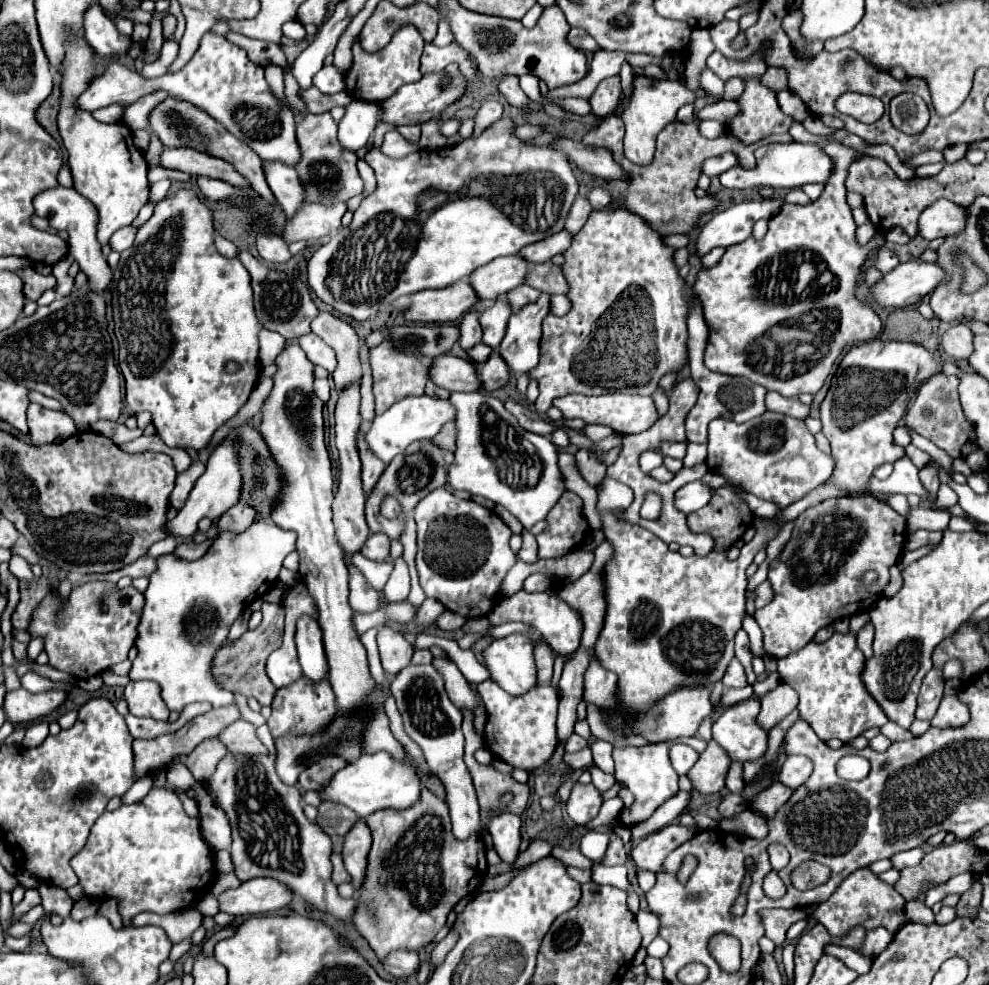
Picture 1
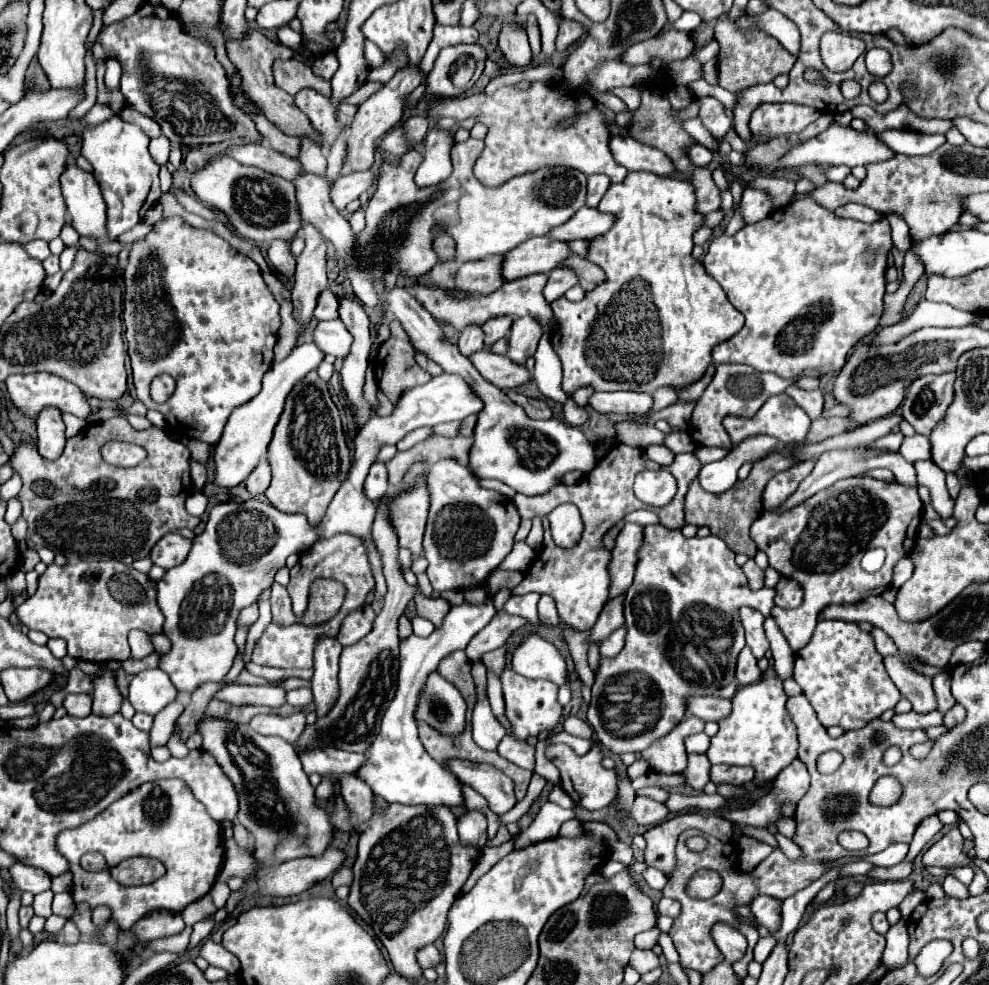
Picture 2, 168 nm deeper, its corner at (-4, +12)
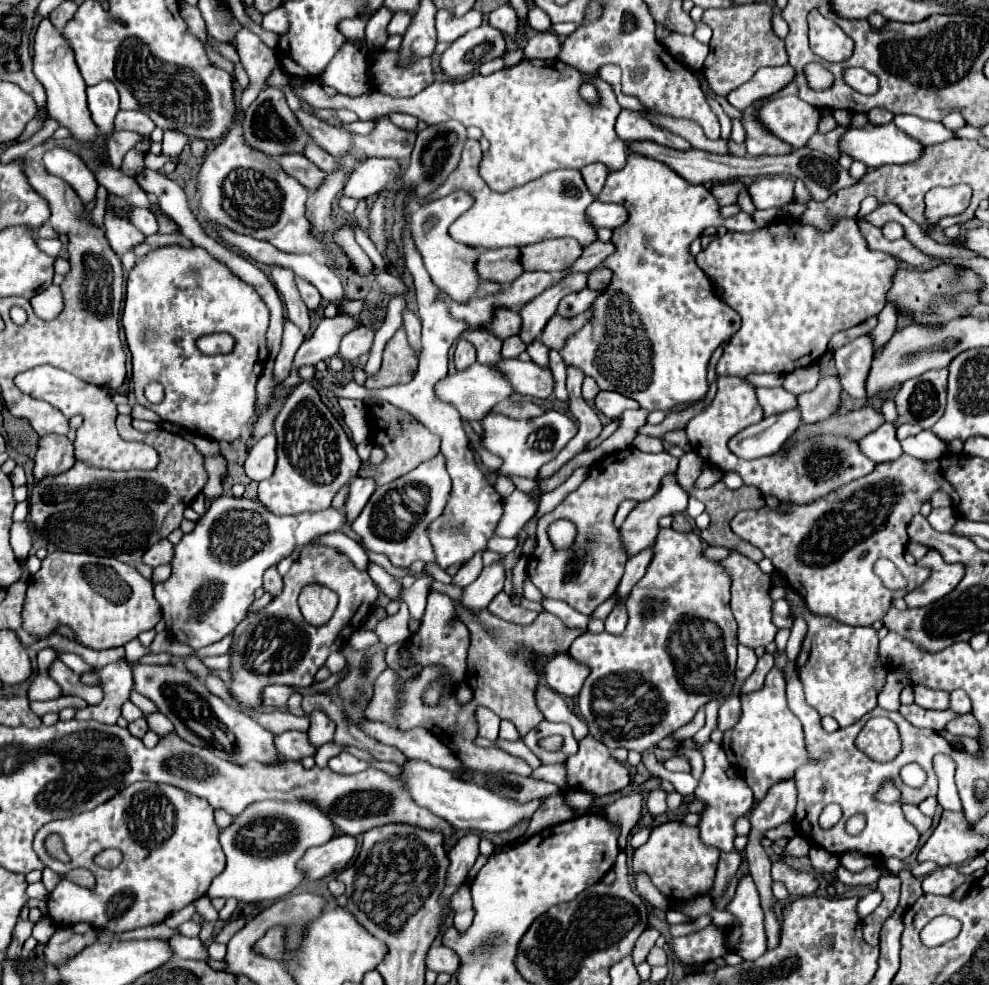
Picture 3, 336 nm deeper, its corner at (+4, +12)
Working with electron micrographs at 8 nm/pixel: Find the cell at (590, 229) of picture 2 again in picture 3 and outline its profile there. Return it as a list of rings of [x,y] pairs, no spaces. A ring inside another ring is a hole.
[[[595,201],[589,205],[589,211],[587,211],[589,219],[593,225],[597,227],[621,227],[625,221],[627,221],[627,213],[625,213],[625,207],[623,205],[617,205],[617,203],[601,203],[601,201]]]

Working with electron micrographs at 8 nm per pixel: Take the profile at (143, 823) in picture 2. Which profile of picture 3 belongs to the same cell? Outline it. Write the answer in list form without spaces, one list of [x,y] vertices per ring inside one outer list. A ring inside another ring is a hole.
[[[133,783],[93,811],[49,821],[37,831],[33,849],[45,867],[61,875],[61,883],[49,893],[49,917],[61,927],[89,923],[95,929],[109,929],[111,933],[165,921],[169,913],[203,897],[213,877],[225,869],[219,827],[213,821],[211,805],[173,785],[159,783]],[[49,833],[63,837],[65,851],[71,857],[69,863],[49,857],[43,847]],[[111,847],[123,851],[121,865],[117,869],[97,867],[93,863],[95,853]],[[75,867],[85,867],[95,875],[97,885],[93,891],[63,877]]]

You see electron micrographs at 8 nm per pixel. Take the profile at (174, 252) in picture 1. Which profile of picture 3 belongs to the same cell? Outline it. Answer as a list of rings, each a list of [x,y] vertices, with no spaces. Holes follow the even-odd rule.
[[[161,247],[157,251],[151,251],[147,257],[143,257],[129,273],[127,277],[127,293],[125,293],[125,305],[123,305],[123,327],[125,327],[125,337],[127,337],[127,345],[129,345],[129,351],[131,351],[131,363],[133,363],[133,387],[135,387],[135,397],[137,397],[137,403],[155,411],[163,421],[169,421],[169,423],[177,423],[181,425],[187,433],[191,435],[201,435],[201,437],[211,437],[211,439],[217,439],[217,441],[235,441],[241,437],[243,429],[249,425],[251,417],[253,417],[253,411],[255,411],[255,399],[257,399],[257,393],[255,393],[255,385],[257,385],[257,379],[261,377],[263,369],[265,369],[265,363],[267,363],[267,347],[265,347],[265,331],[269,327],[269,311],[263,303],[263,299],[259,297],[259,293],[247,285],[245,281],[241,281],[239,277],[235,277],[233,273],[229,273],[229,269],[219,263],[217,259],[213,259],[205,249],[201,247],[193,247],[193,249],[185,249],[185,247]],[[211,333],[229,333],[235,337],[235,349],[229,353],[229,355],[203,355],[199,353],[195,341],[203,335],[211,335]],[[151,381],[157,381],[165,387],[165,399],[163,403],[159,405],[153,405],[145,399],[143,395],[143,389],[147,383]]]

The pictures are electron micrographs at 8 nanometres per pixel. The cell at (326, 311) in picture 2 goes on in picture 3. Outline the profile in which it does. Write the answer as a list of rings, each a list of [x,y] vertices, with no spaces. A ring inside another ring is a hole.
[[[297,277],[295,283],[297,283],[297,287],[299,287],[299,293],[301,293],[305,305],[307,305],[309,309],[317,309],[319,303],[321,303],[319,291],[317,291],[313,285],[309,285],[309,281],[305,281],[305,279],[299,279],[299,277]]]

